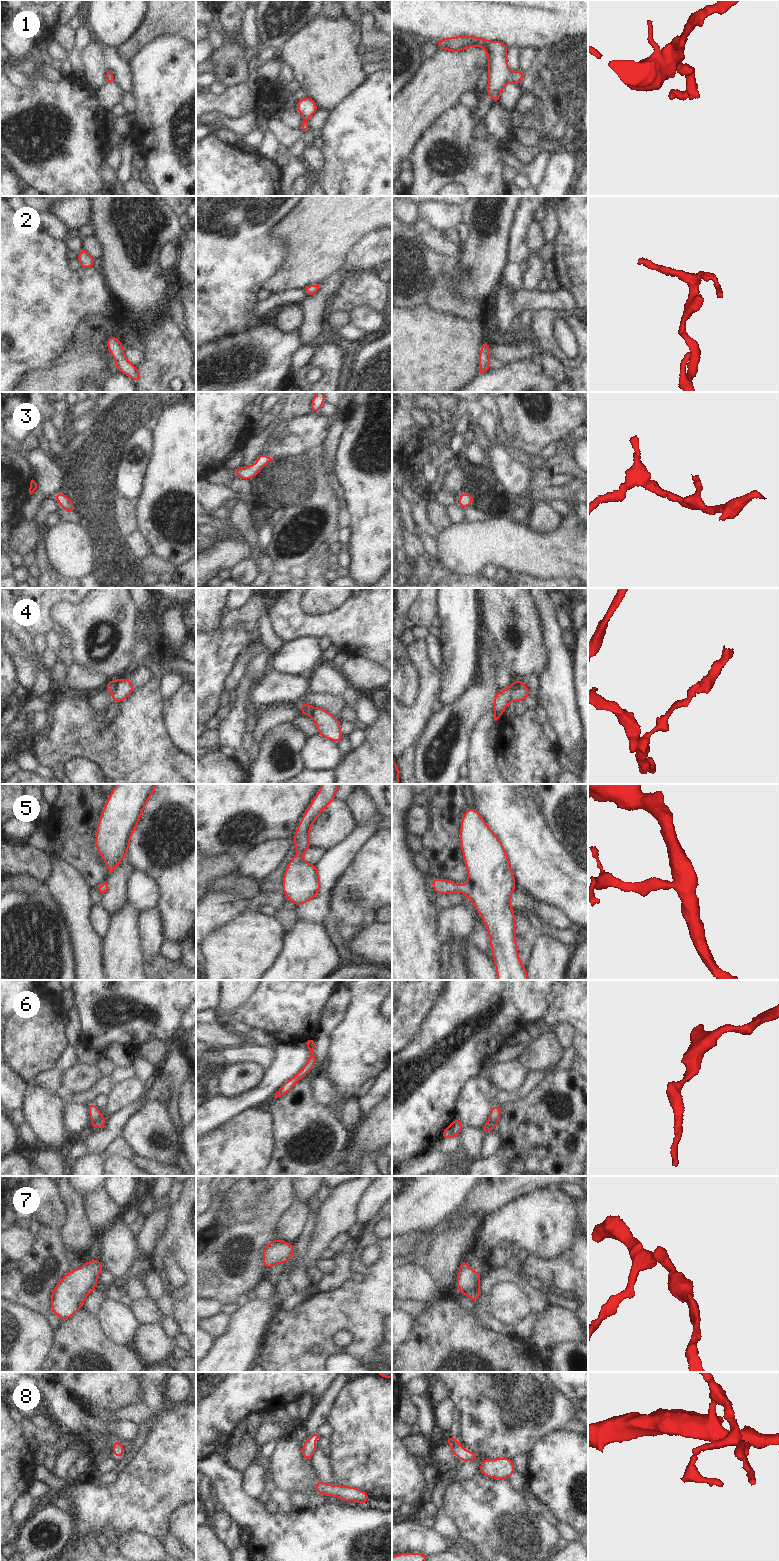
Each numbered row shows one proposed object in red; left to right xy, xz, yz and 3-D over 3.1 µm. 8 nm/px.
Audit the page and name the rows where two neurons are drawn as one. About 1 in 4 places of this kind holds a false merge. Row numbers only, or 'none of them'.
4

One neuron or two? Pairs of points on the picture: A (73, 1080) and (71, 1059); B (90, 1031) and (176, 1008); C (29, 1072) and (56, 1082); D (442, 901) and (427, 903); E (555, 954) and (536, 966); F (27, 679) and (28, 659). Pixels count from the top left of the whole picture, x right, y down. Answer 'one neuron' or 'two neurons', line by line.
A: two neurons
B: one neuron
C: two neurons
D: two neurons
E: one neuron
F: one neuron

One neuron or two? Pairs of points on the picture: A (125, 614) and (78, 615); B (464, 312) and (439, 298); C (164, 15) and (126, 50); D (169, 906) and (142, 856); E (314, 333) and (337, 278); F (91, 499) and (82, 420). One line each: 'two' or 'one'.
A: one
B: one
C: one
D: one
E: one
F: two

